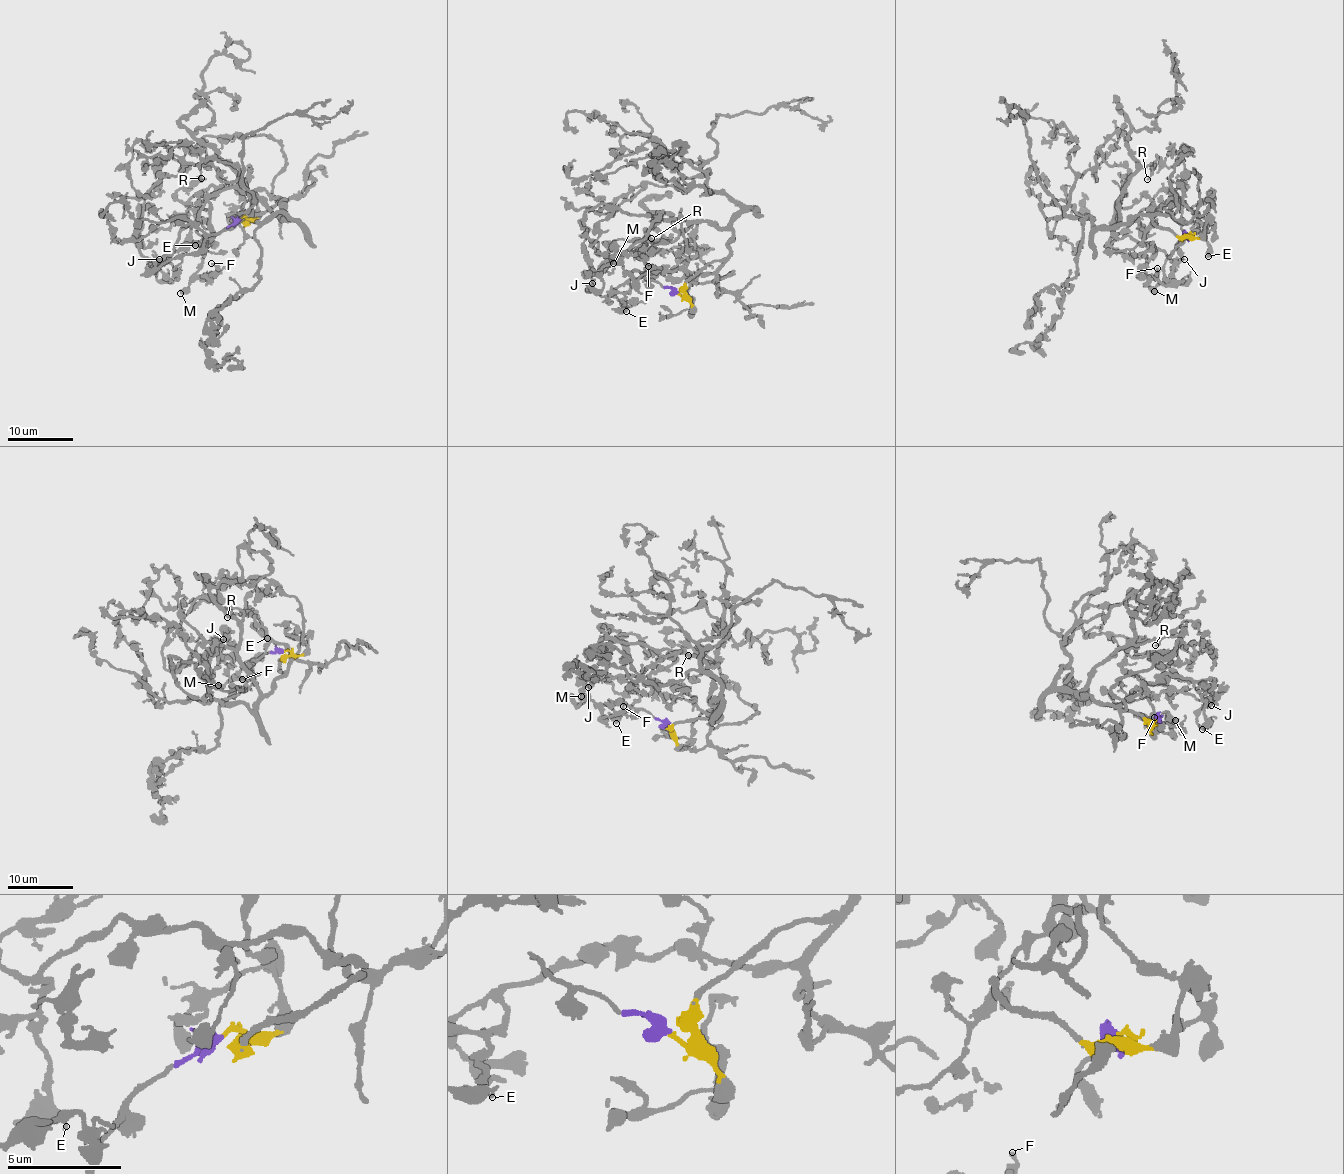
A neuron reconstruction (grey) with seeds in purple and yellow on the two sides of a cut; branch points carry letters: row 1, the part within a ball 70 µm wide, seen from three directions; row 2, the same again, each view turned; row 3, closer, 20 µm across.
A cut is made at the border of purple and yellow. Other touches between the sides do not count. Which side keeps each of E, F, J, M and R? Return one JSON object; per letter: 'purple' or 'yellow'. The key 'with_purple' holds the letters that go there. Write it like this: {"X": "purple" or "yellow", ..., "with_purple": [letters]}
{"E": "yellow", "F": "purple", "J": "yellow", "M": "purple", "R": "yellow", "with_purple": ["F", "M"]}

